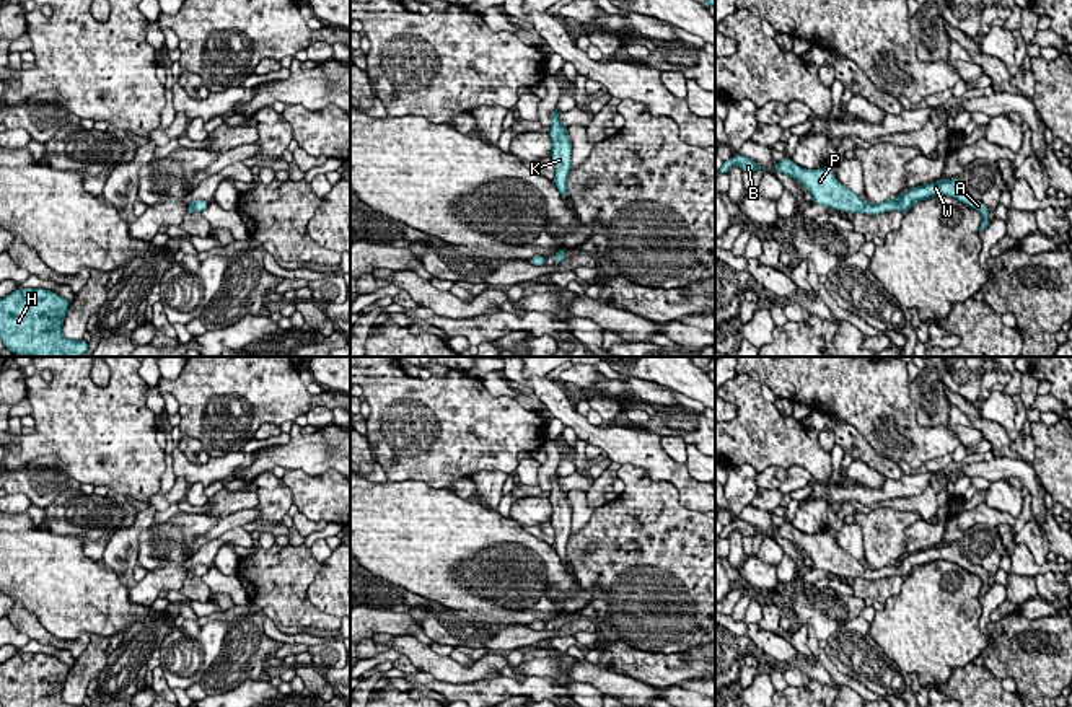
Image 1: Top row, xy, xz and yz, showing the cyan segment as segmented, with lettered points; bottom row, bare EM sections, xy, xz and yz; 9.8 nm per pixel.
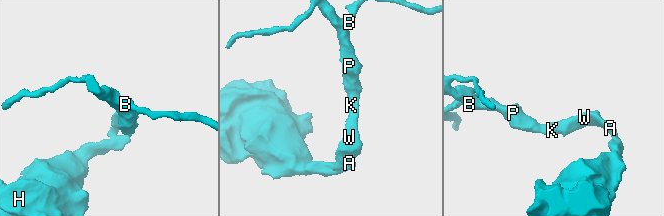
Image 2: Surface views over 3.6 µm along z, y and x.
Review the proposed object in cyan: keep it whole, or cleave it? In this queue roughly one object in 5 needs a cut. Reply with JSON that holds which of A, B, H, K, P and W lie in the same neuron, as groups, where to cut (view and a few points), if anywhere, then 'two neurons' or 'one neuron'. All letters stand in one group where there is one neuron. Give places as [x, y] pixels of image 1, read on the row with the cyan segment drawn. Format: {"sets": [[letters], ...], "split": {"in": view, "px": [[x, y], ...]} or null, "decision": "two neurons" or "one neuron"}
{"sets": [["A", "B", "H", "K", "P", "W"]], "split": null, "decision": "one neuron"}

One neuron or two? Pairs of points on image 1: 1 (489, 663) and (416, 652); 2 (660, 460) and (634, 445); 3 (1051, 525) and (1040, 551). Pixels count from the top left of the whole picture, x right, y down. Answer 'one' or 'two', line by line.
1: one
2: one
3: two

